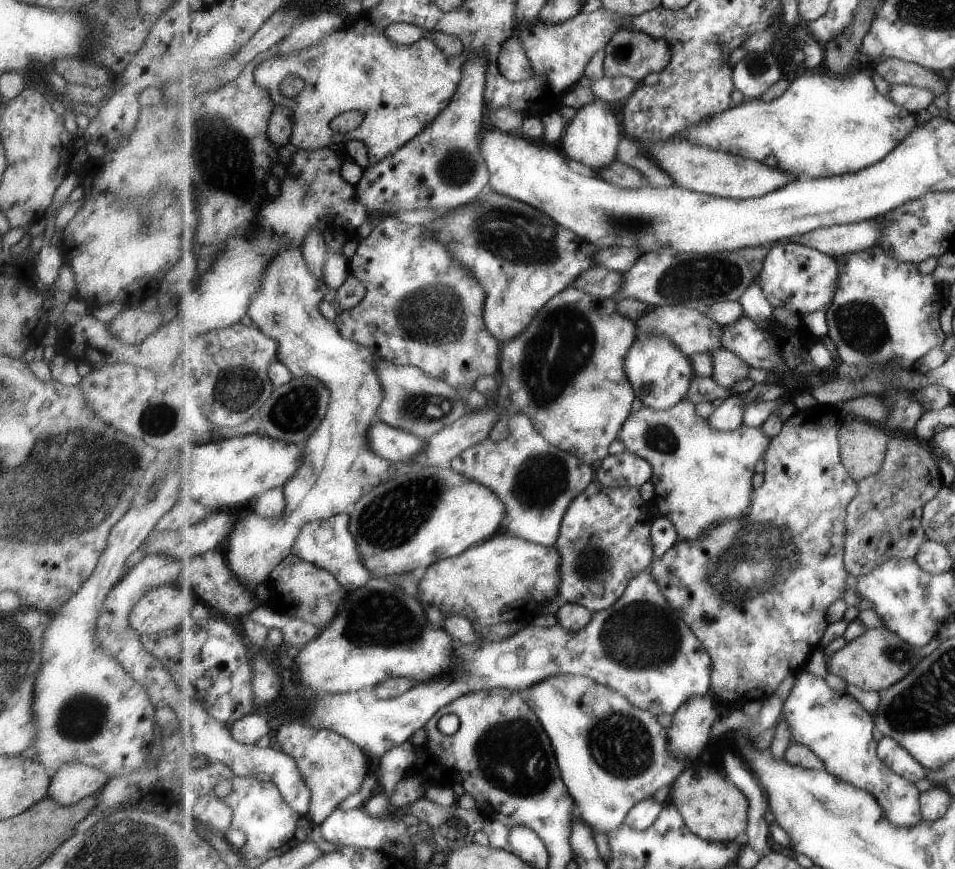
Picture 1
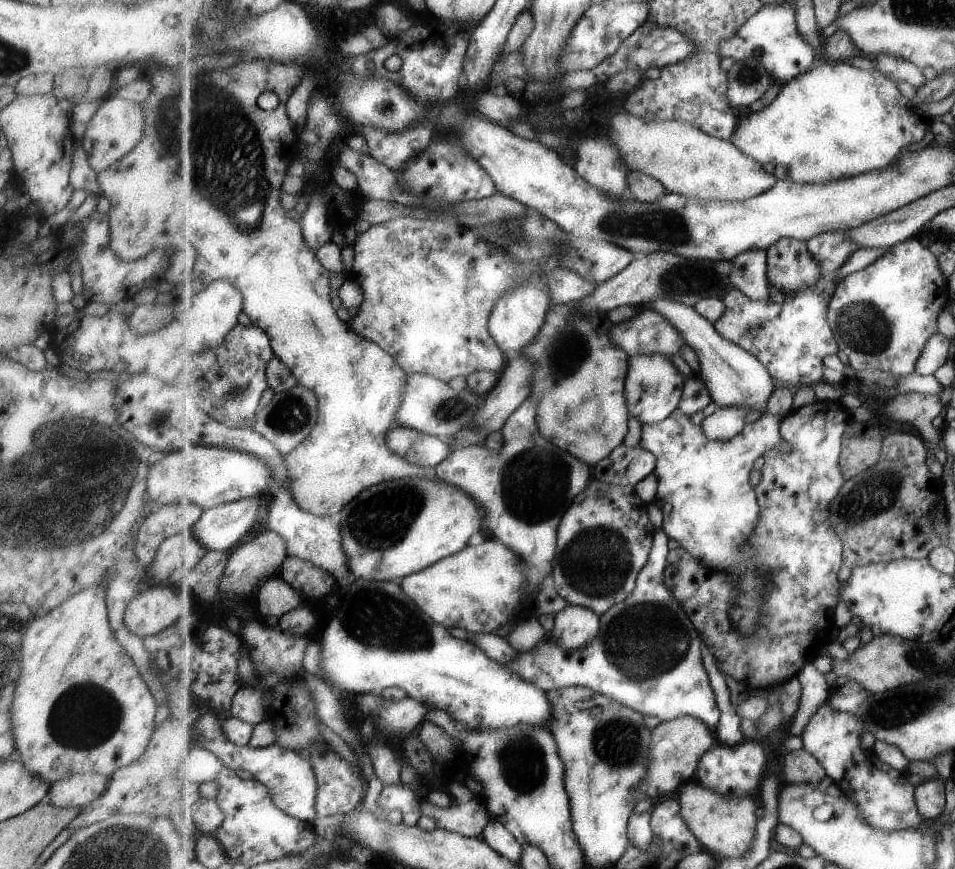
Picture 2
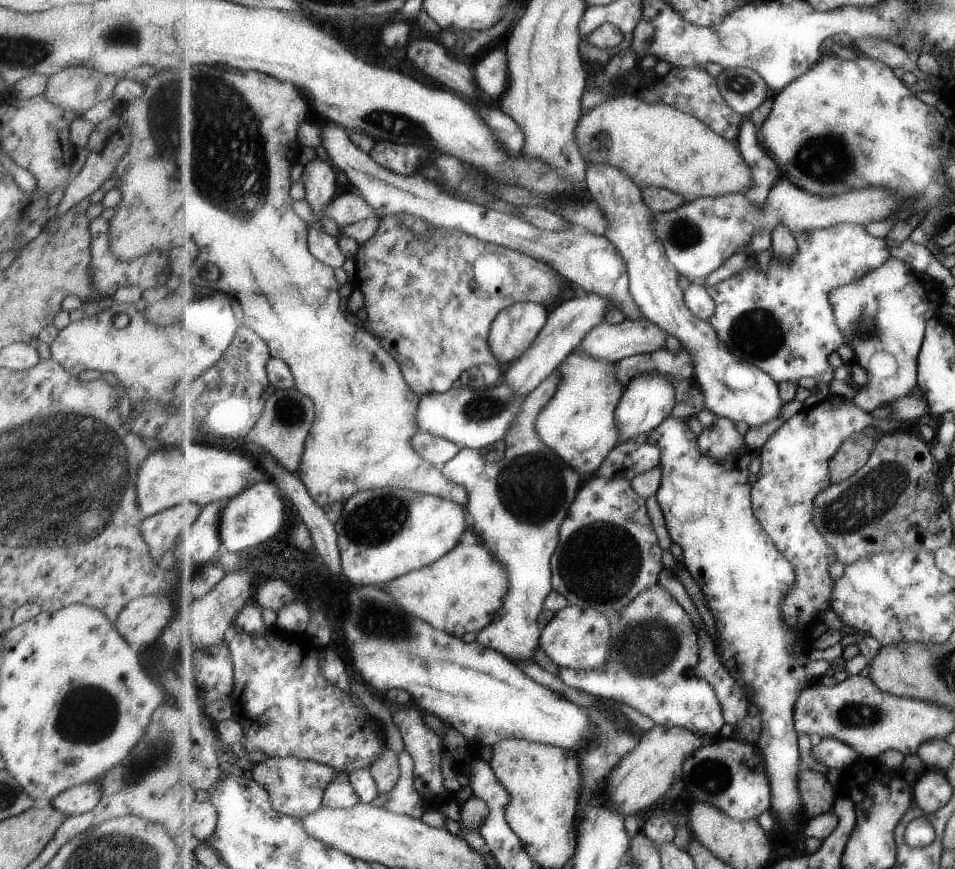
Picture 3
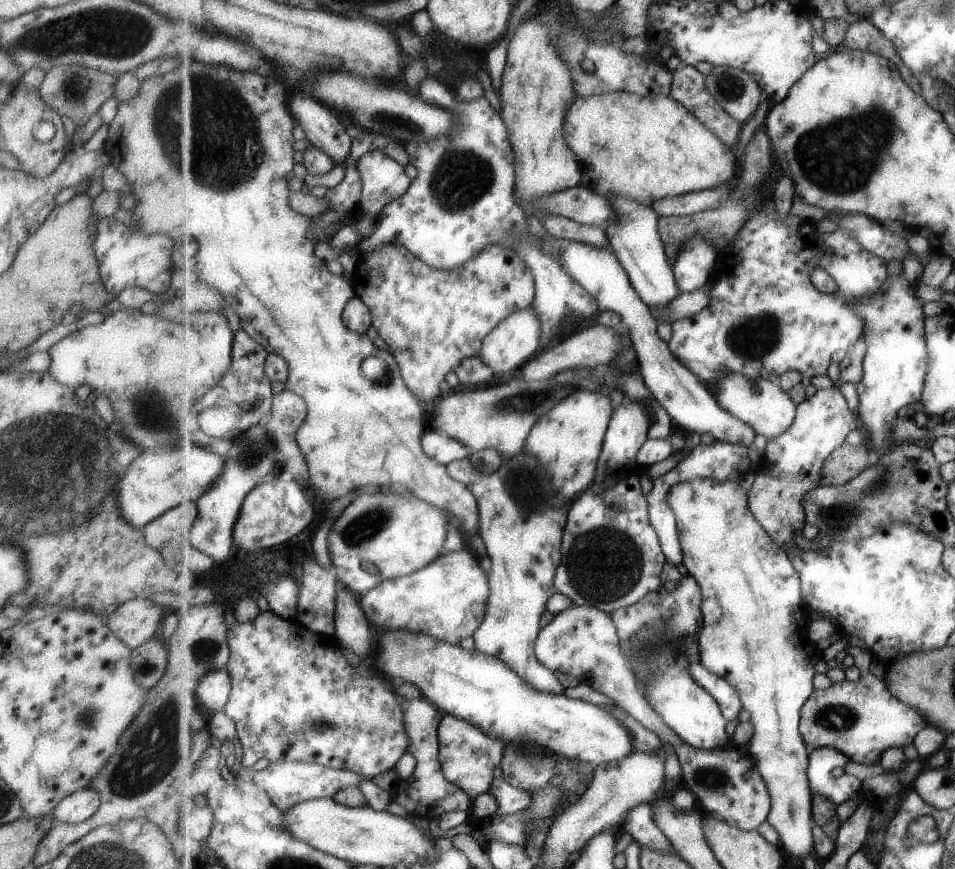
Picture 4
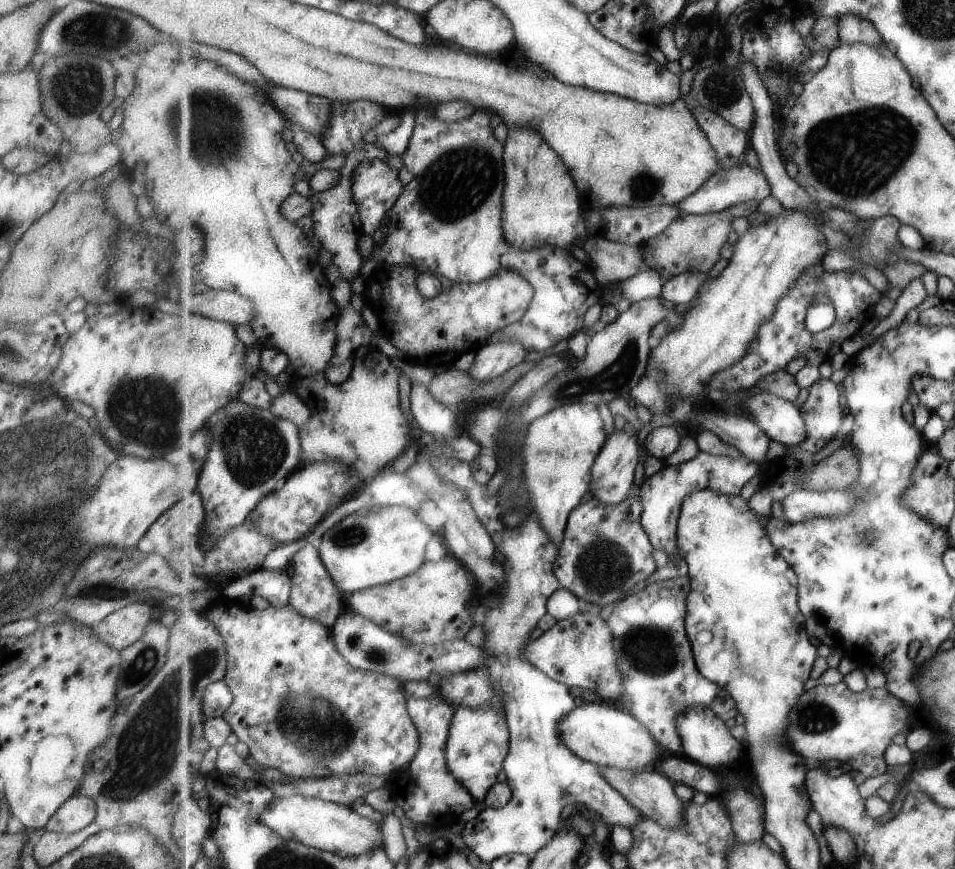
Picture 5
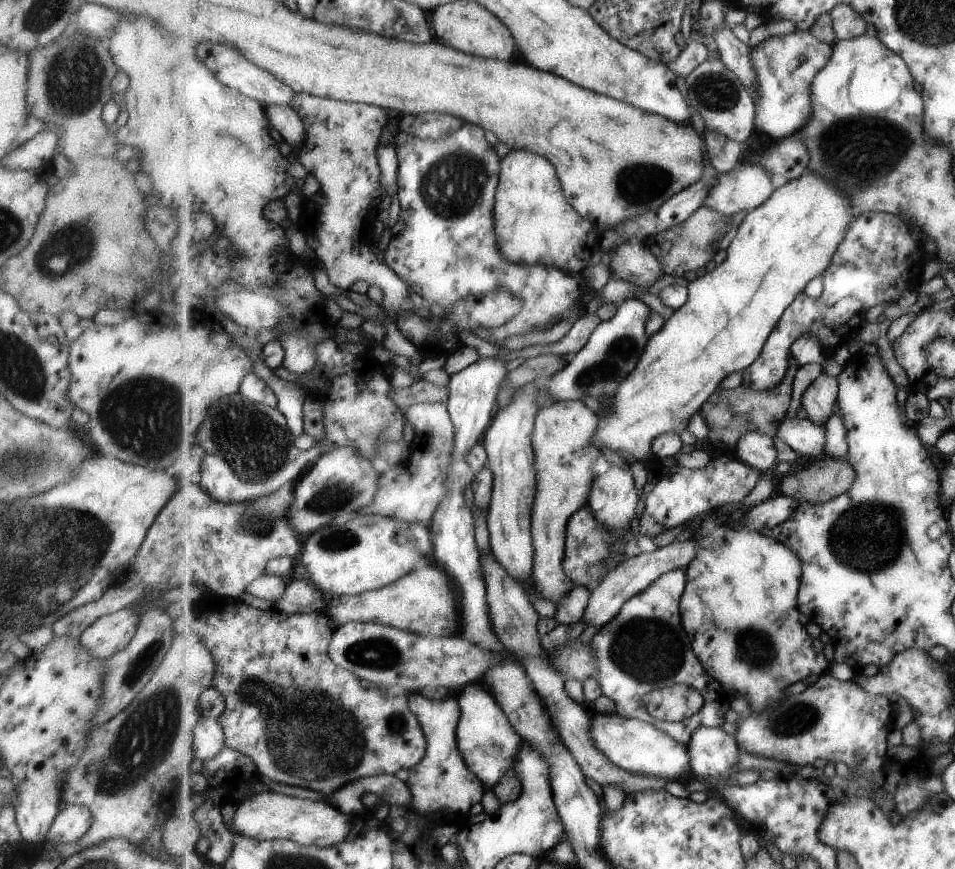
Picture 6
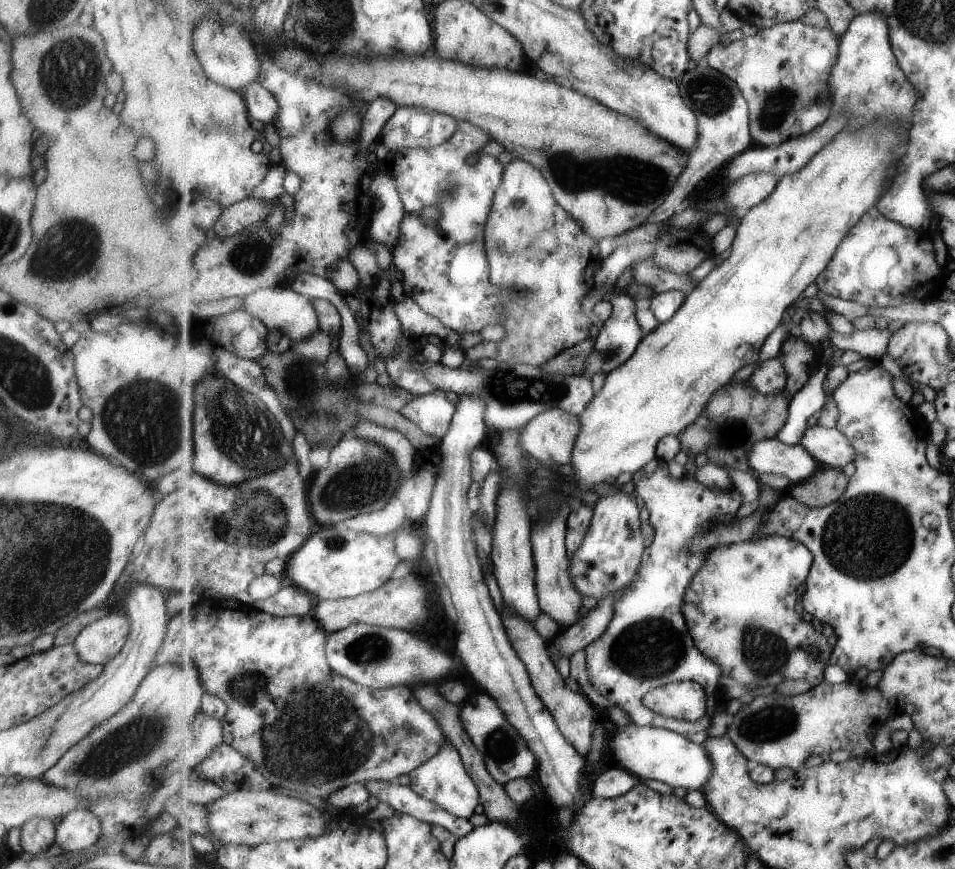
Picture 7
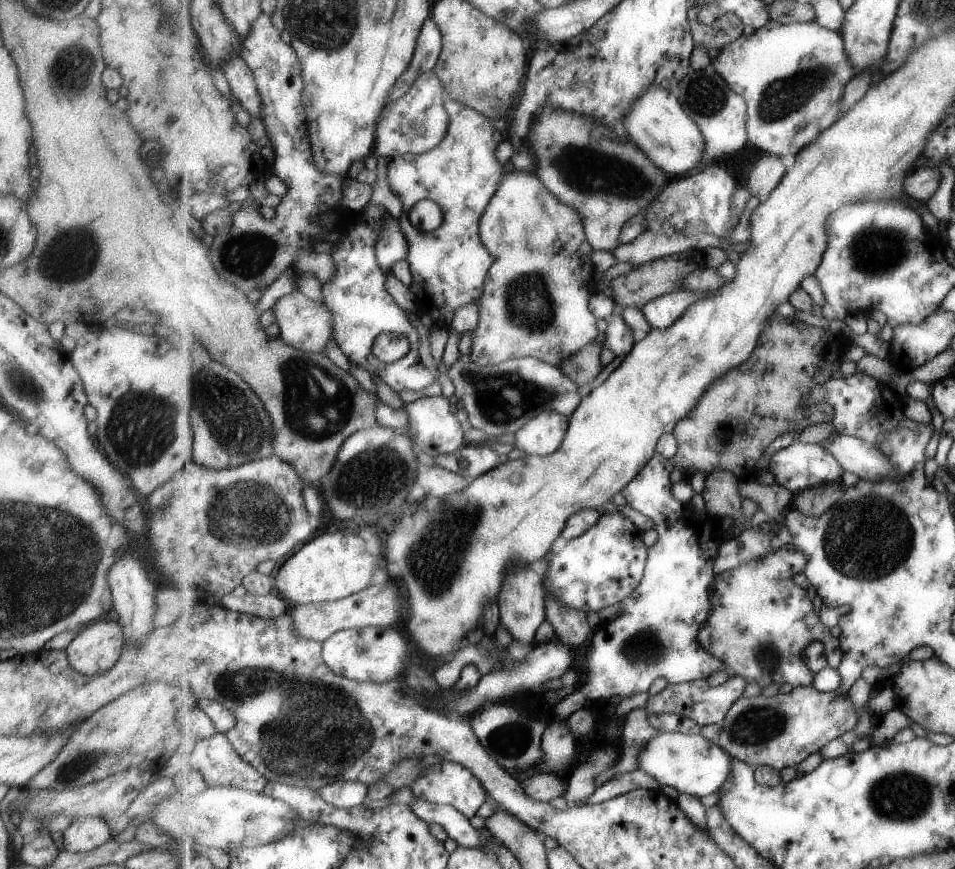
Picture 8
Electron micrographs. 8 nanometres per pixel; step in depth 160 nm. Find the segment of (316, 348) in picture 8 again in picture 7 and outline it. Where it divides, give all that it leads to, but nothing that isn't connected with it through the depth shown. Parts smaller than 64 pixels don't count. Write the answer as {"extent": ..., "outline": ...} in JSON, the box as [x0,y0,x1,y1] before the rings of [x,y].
{"extent":[239,285,321,341],"outline":[[[287,285],[257,289],[248,297],[244,297],[244,305],[239,310],[248,310],[254,317],[262,320],[270,331],[278,330],[295,341],[304,339],[321,328],[320,318],[314,303],[309,302],[306,296],[294,292]]]}

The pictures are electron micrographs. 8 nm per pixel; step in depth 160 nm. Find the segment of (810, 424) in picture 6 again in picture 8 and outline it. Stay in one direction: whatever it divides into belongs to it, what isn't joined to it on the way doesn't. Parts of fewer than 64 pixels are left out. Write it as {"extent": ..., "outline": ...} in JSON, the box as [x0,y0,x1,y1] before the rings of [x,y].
{"extent":[821,434,896,481],"outline":[[[838,434],[821,445],[837,458],[845,471],[852,472],[861,479],[877,481],[896,475],[890,458],[878,446],[865,439]]]}

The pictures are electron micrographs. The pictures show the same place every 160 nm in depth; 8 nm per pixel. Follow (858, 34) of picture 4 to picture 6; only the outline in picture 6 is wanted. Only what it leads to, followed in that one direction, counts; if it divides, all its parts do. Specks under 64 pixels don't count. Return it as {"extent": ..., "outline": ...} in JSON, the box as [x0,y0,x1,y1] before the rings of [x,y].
{"extent":[829,4,873,40],"outline":[[[838,4],[829,14],[832,16],[838,40],[861,37],[873,31],[865,17],[851,5]]]}

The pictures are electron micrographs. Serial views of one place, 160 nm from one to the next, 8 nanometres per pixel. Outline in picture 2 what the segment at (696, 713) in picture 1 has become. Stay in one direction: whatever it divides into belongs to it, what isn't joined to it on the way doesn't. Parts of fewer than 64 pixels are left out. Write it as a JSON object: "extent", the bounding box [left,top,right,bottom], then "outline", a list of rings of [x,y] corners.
{"extent":[636,715,718,800],"outline":[[[683,715],[670,721],[660,722],[653,729],[650,765],[648,766],[648,774],[636,793],[638,800],[657,798],[667,792],[671,794],[695,778],[700,758],[718,743],[713,738],[709,727],[703,720],[693,715]]]}

